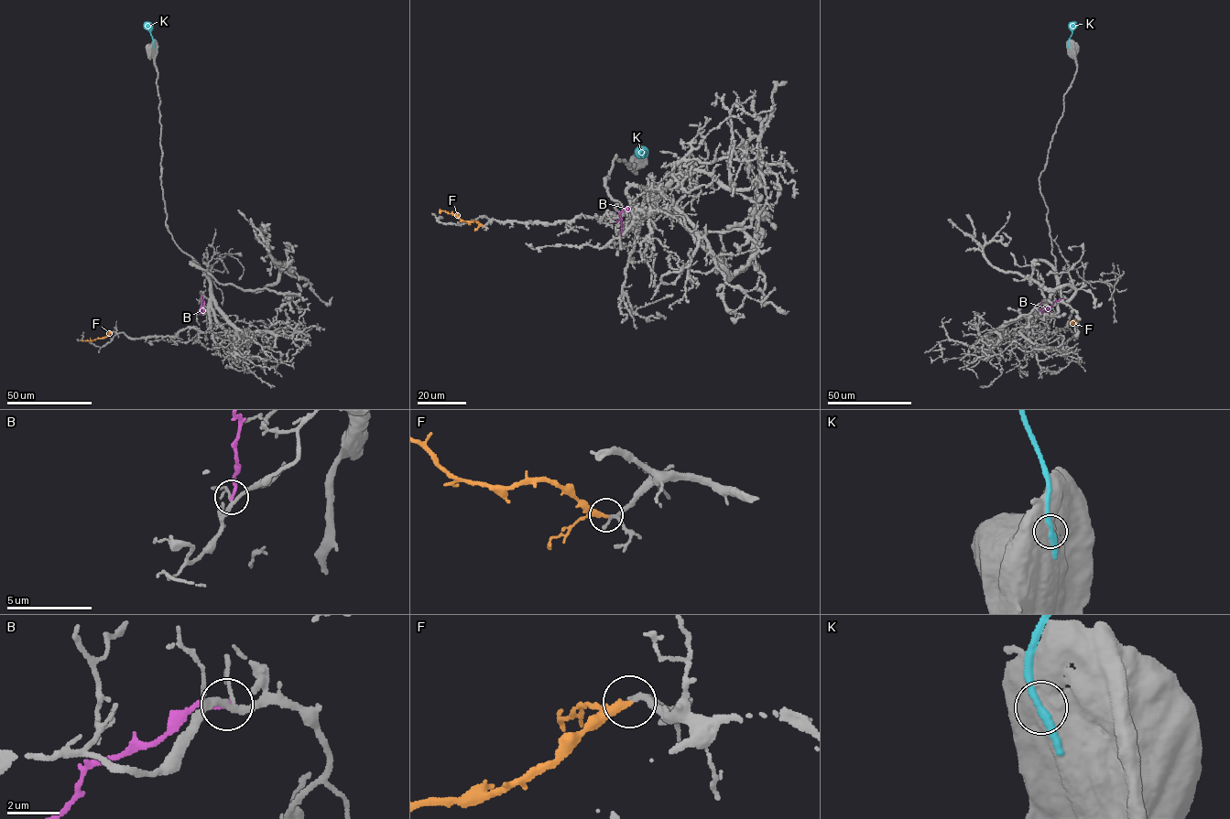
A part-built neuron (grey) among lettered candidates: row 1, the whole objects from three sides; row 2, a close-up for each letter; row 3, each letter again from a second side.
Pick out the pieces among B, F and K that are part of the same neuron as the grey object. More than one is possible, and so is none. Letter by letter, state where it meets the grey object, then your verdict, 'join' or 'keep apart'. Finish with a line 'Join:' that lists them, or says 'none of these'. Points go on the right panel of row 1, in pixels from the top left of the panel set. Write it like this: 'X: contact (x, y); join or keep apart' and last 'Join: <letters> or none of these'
B: contact (1062, 298); keep apart
F: contact (1074, 319); join
K: contact (1068, 45); keep apart
Join: F

